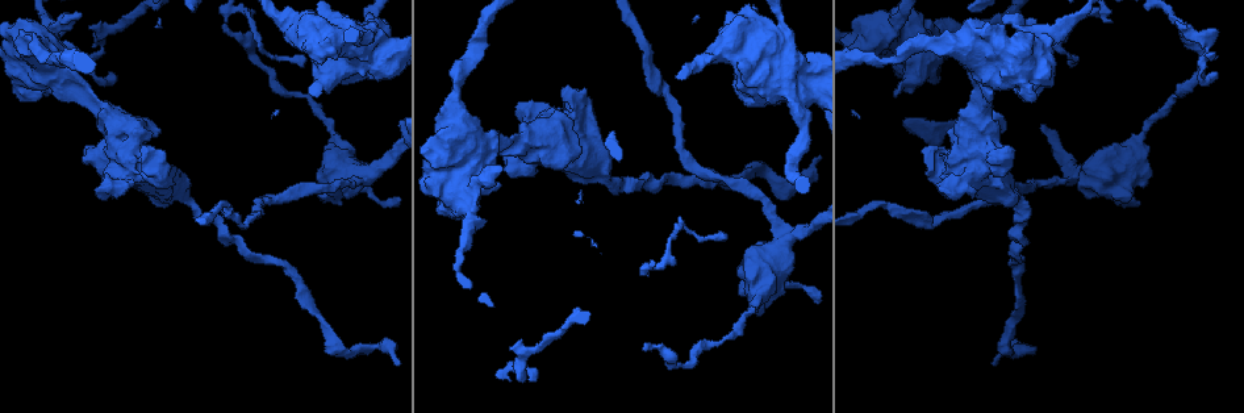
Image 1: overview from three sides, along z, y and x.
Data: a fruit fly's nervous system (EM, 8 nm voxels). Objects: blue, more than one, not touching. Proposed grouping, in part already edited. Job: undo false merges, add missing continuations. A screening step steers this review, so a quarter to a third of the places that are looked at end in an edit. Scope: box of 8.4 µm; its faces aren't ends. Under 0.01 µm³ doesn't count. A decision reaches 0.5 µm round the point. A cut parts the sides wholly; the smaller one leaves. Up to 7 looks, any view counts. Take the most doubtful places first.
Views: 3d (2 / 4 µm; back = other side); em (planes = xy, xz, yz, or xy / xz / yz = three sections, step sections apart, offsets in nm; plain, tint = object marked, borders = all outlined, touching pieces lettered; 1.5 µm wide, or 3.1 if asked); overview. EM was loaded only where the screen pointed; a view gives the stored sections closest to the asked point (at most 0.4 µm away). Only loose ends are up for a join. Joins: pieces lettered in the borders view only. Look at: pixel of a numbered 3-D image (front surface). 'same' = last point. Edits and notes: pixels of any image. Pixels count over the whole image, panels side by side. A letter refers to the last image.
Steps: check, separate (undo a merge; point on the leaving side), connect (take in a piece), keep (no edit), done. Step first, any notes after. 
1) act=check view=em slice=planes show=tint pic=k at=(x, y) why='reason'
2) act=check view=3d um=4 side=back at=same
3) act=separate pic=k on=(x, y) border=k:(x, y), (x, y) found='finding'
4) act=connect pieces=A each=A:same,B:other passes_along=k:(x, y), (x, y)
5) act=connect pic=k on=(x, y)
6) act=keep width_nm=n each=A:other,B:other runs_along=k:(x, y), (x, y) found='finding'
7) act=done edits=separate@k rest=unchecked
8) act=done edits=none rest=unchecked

act=check view=em slice=xy step=8 show=borders pic=1 at=(1199, 75) why='abrupt turn'

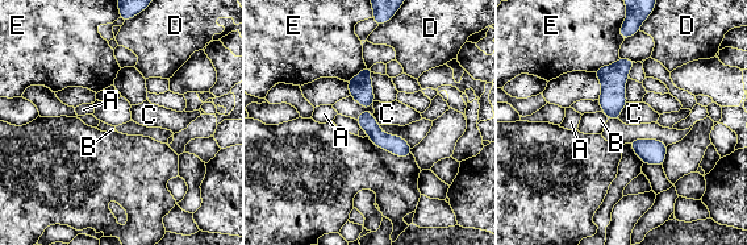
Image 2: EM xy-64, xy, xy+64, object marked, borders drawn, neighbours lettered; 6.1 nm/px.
act=keep each=A:other,B:other,C:other,D:other,E:other runs_along=2:(366, 71), (366, 120), (404, 154) found='all the same neuron'

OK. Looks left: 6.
act=check view=em slice=yz step=4 show=tint pic=1 at=(681, 219) why='sharp bend'

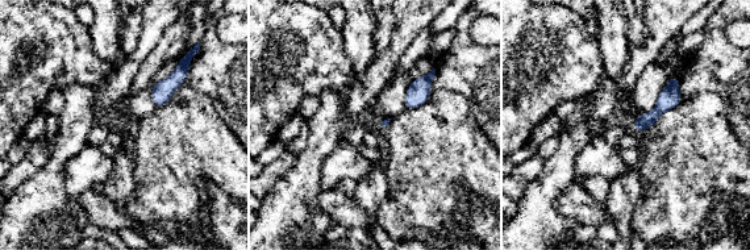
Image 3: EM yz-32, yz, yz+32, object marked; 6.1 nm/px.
act=check view=em slice=planes show=borders at=same why='another direction'

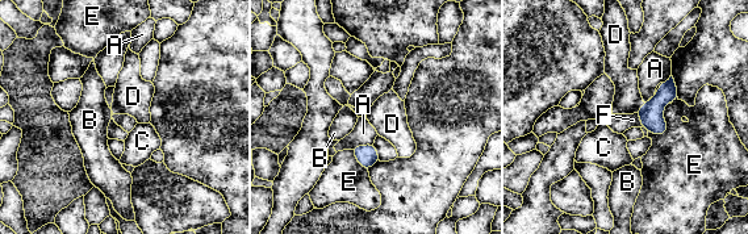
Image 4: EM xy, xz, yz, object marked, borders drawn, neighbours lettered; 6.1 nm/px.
act=keep each=A:other,B:other,C:other,D:other,E:other,F:other border=4:(636, 112), (642, 126) found='all the same neuron'

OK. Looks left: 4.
act=check view=em slice=xz step=8 show=borders pic=1 at=(466, 228) why='calibre changes'

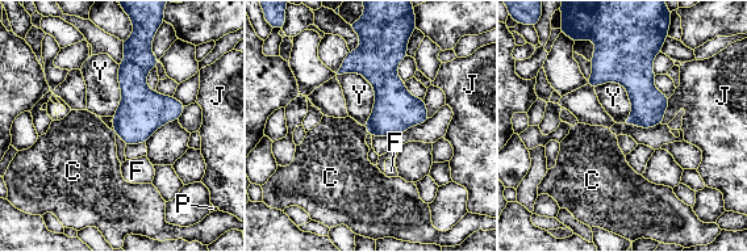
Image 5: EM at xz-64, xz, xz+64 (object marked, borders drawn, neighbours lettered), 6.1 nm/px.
act=keep longest_contact=Y:360nm each=C:other,F:other,J:other,P:other,Y:other border=5:(363, 126), (368, 133) found='continuous, no second neuron'

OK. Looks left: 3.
act=done edits=none rest=unchecked

